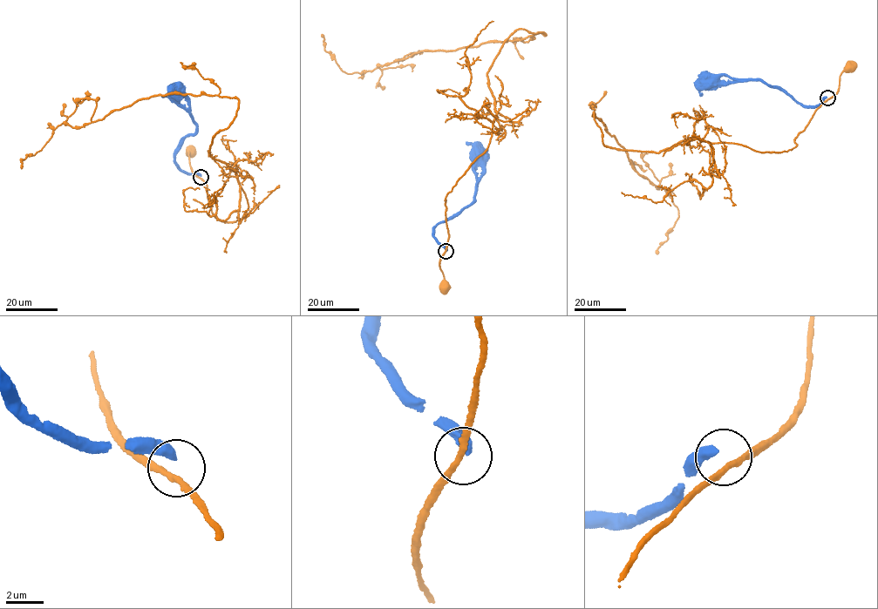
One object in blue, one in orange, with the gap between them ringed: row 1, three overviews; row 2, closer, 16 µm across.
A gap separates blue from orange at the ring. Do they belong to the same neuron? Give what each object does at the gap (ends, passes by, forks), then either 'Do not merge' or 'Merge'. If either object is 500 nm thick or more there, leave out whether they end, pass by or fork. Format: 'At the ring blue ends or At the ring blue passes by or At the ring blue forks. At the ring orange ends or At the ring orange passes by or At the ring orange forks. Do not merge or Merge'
At the ring blue ends. At the ring orange passes by. Do not merge

